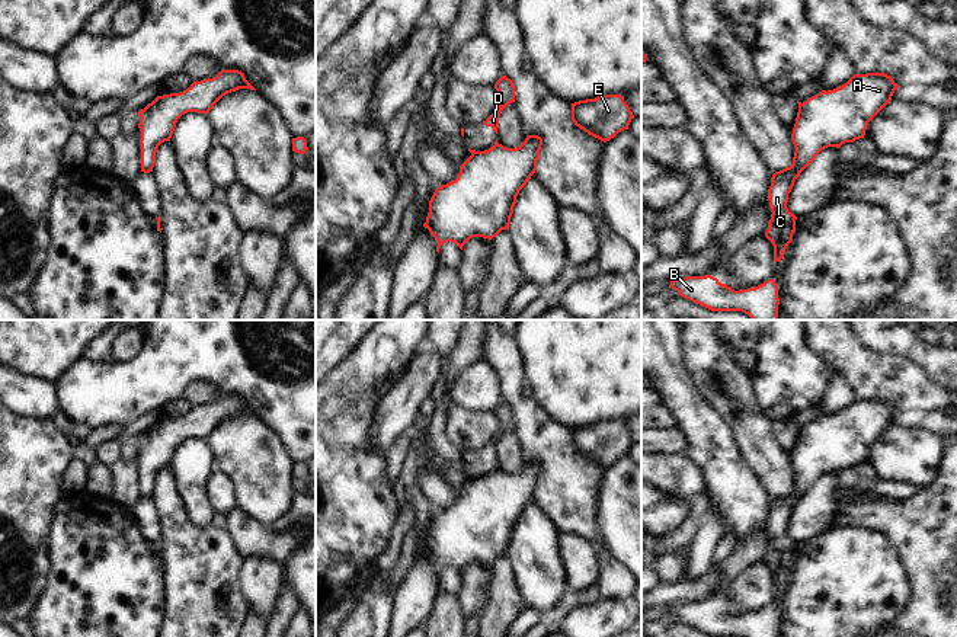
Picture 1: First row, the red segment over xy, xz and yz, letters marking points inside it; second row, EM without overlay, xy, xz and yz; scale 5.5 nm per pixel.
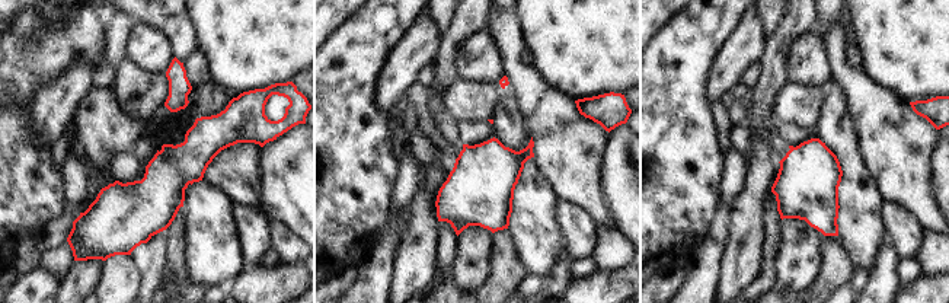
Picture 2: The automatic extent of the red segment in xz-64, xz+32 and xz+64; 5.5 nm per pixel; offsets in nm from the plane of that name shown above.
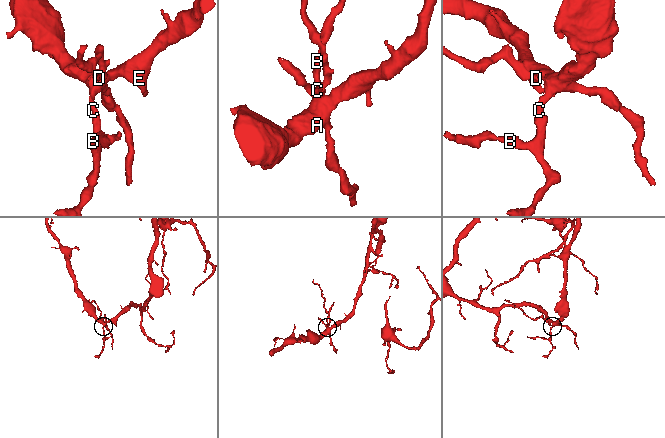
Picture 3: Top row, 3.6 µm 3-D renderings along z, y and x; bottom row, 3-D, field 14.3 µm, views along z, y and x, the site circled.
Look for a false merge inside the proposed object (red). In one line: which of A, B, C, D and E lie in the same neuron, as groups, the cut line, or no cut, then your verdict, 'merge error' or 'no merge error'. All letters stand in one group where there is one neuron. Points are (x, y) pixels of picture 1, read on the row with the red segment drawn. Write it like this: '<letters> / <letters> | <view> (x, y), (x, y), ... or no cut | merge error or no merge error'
A B C E / D | xz (477, 151), (471, 154) | merge error

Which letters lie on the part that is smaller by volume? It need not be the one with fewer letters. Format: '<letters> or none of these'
D

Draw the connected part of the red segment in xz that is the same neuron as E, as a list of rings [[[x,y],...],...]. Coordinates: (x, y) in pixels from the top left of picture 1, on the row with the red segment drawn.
[[[605,95],[572,103],[574,125],[604,143],[628,129],[633,118],[621,95]]]

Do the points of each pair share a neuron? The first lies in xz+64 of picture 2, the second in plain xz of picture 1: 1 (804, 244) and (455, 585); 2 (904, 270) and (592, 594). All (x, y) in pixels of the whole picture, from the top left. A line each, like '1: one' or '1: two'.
1: two
2: one

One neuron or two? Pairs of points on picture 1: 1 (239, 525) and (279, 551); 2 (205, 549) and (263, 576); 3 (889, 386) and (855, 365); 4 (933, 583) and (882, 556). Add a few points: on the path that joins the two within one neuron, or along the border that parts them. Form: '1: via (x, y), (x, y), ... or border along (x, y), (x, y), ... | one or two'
1: via (249, 535), (256, 543), (269, 544) | one
2: border along (242, 560), (242, 592), (246, 599) | two
3: via (880, 377), (864, 373) | one
4: border along (887, 540), (908, 575), (909, 602) | two

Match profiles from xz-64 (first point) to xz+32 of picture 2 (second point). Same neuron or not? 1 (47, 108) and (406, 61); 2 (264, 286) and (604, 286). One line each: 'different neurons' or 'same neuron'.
1: same neuron
2: same neuron

